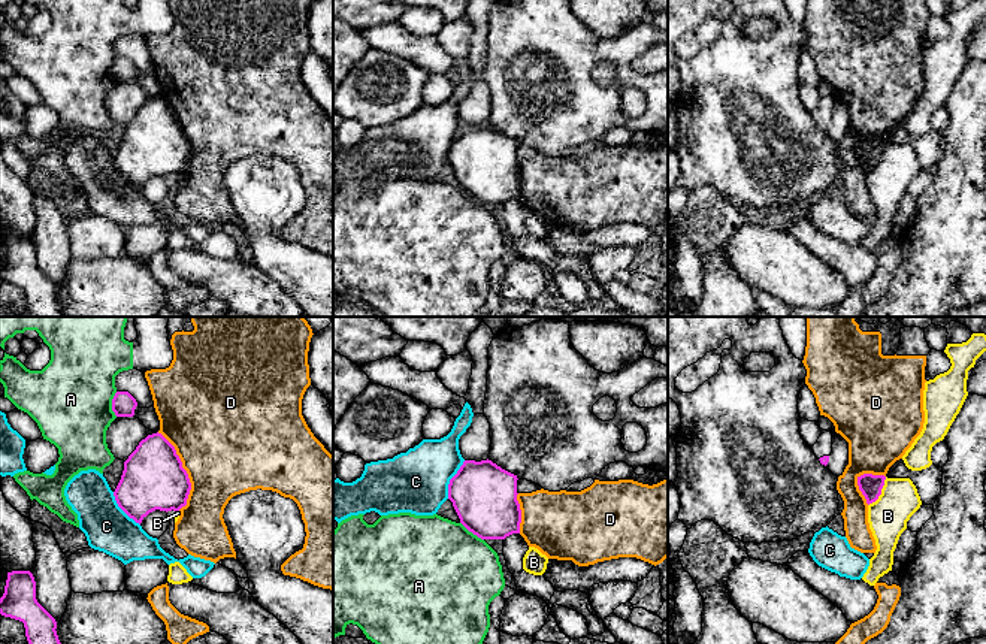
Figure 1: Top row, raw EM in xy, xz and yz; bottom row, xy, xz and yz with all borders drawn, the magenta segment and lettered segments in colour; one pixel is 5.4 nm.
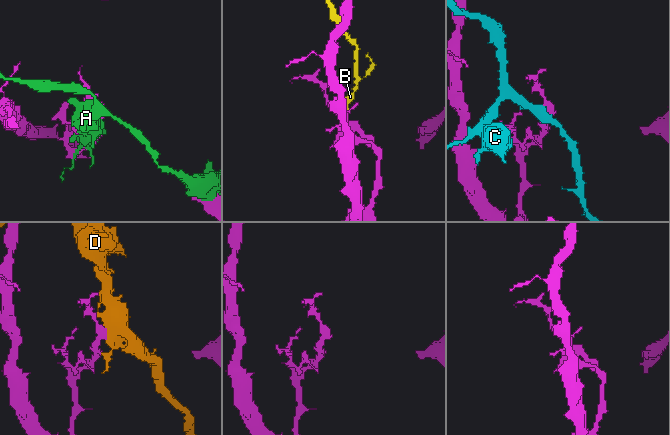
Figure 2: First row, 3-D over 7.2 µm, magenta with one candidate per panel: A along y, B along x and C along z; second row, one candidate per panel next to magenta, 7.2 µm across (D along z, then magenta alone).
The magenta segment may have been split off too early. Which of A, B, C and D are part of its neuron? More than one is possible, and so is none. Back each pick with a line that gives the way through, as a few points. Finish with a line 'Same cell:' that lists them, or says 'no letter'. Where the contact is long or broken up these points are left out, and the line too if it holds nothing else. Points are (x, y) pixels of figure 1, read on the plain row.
Same cell: no letter

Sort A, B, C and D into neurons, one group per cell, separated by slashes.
A / B / C / D

